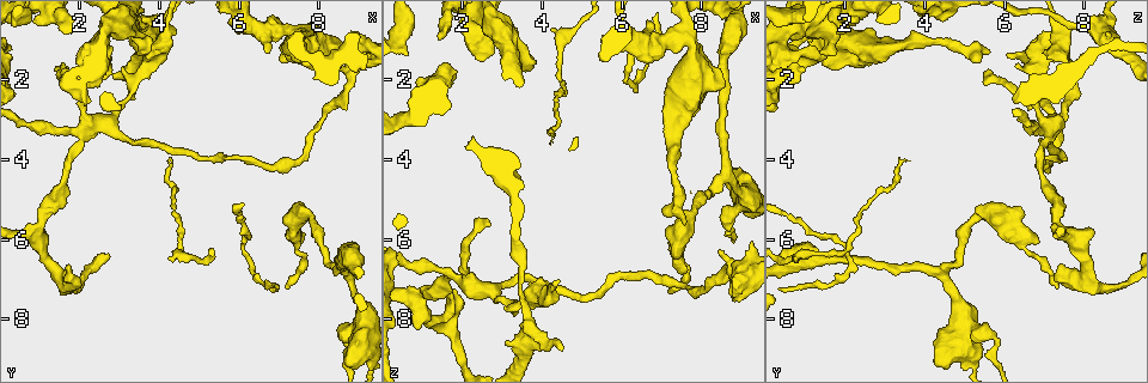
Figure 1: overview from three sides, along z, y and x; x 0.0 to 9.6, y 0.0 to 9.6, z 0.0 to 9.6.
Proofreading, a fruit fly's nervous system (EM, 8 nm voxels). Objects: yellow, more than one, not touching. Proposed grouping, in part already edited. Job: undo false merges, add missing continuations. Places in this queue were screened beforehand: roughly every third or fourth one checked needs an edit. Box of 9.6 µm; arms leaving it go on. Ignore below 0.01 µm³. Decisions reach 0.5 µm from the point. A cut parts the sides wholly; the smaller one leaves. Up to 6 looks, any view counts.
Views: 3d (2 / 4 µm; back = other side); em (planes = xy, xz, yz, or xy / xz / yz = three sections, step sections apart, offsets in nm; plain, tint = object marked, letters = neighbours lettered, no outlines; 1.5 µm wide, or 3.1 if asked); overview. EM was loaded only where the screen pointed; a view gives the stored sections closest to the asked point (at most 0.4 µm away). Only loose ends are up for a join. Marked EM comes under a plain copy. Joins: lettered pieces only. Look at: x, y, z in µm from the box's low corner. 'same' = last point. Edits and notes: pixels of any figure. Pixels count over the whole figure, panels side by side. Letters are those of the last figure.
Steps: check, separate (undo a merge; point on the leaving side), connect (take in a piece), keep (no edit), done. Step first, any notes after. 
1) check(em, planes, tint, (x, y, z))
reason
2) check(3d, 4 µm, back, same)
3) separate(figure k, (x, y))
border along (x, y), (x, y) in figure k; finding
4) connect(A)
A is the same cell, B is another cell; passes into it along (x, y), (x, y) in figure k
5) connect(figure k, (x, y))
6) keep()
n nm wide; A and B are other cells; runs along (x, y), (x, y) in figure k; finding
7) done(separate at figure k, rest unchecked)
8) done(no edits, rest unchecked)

check(em, yz, step 4, tint, (2.05, 3.30, 7.20))
thick turns thin

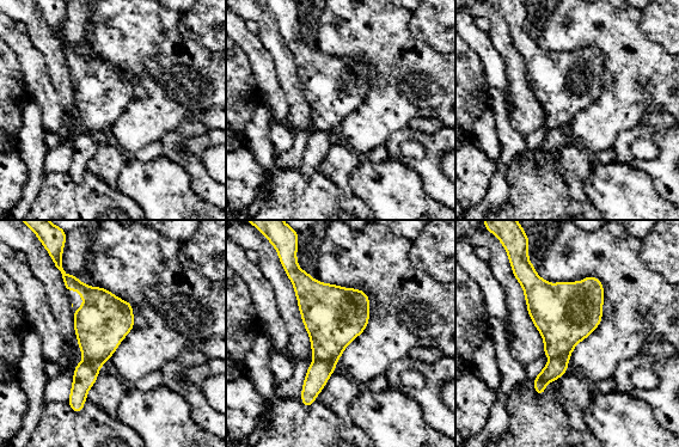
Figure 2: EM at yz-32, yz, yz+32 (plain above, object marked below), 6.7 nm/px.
check(em, yz, step 4, letters, same)
see the neighbours

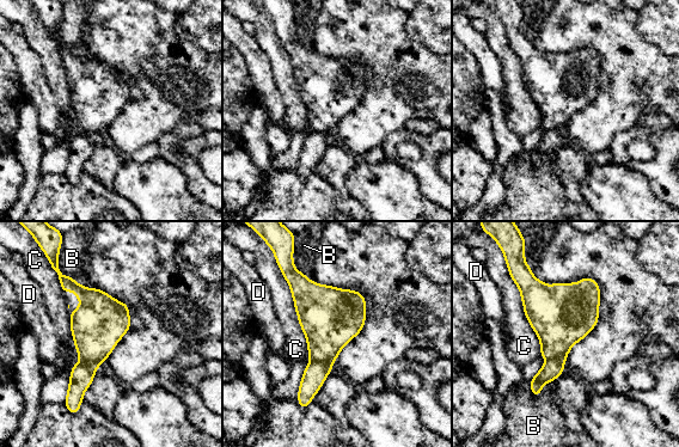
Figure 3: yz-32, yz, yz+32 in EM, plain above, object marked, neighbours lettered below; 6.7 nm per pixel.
separate(figure 3, (314, 374))
C touches over 550 nm; B, C and D are other cells; border along (312, 360), (332, 362) in figure 3; a second cell is stuck on

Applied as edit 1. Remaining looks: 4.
check(3d, 4 µm, (4.25, 4.05, 3.55))
an open end

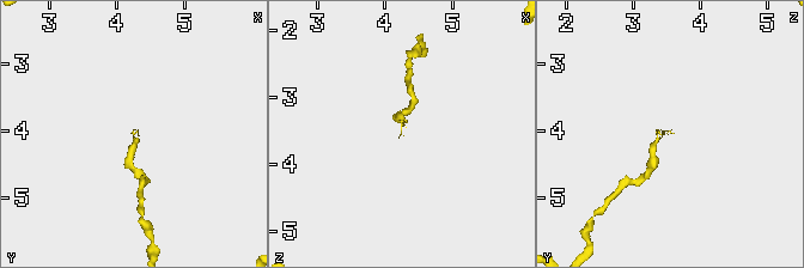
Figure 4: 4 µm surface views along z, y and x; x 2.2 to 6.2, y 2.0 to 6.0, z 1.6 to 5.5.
check(em, planes, tint, (4.25, 3.95, 3.50))
shape alone is not enough

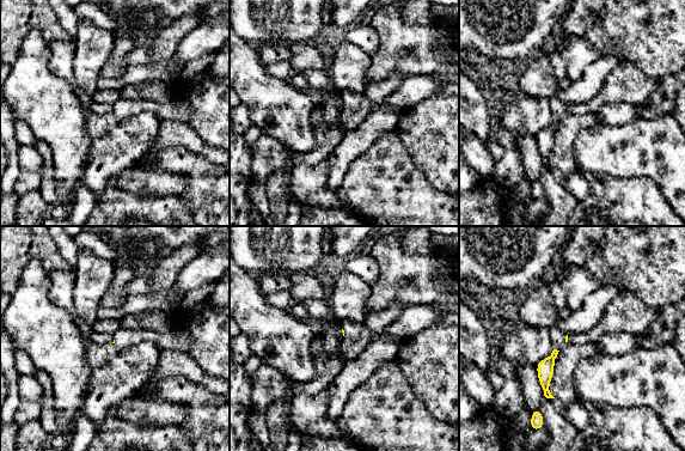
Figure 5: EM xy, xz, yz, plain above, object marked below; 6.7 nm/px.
check(em, planes, letters, same)

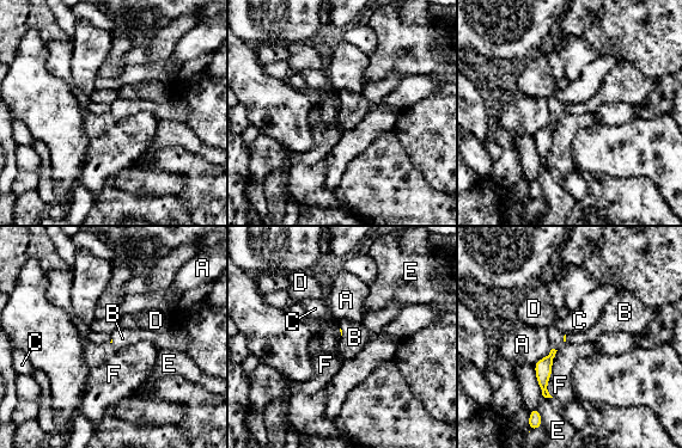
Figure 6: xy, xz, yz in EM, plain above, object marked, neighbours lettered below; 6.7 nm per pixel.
connect(B)
B is the same cell, A, C, D, E and F are other cells; passes into it along (543, 367), (554, 349), (556, 337) in figure 6; it goes on there

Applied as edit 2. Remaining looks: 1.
done(separate at figure 3, connect at figure 6, rest unchecked)

